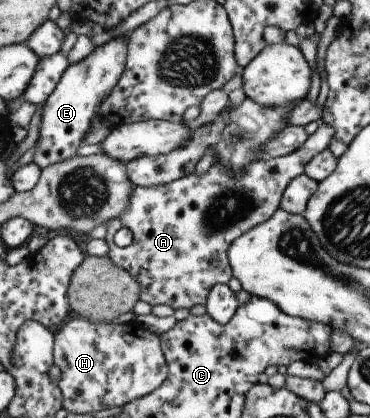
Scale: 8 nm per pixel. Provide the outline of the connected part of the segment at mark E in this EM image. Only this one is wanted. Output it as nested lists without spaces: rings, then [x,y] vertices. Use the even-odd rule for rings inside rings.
[[[120,36],[96,46],[83,60],[71,63],[63,72],[54,91],[42,103],[38,137],[34,142],[32,163],[38,169],[66,161],[76,154],[83,139],[97,118],[100,105],[116,86],[118,77],[124,71],[127,56],[127,42]]]

